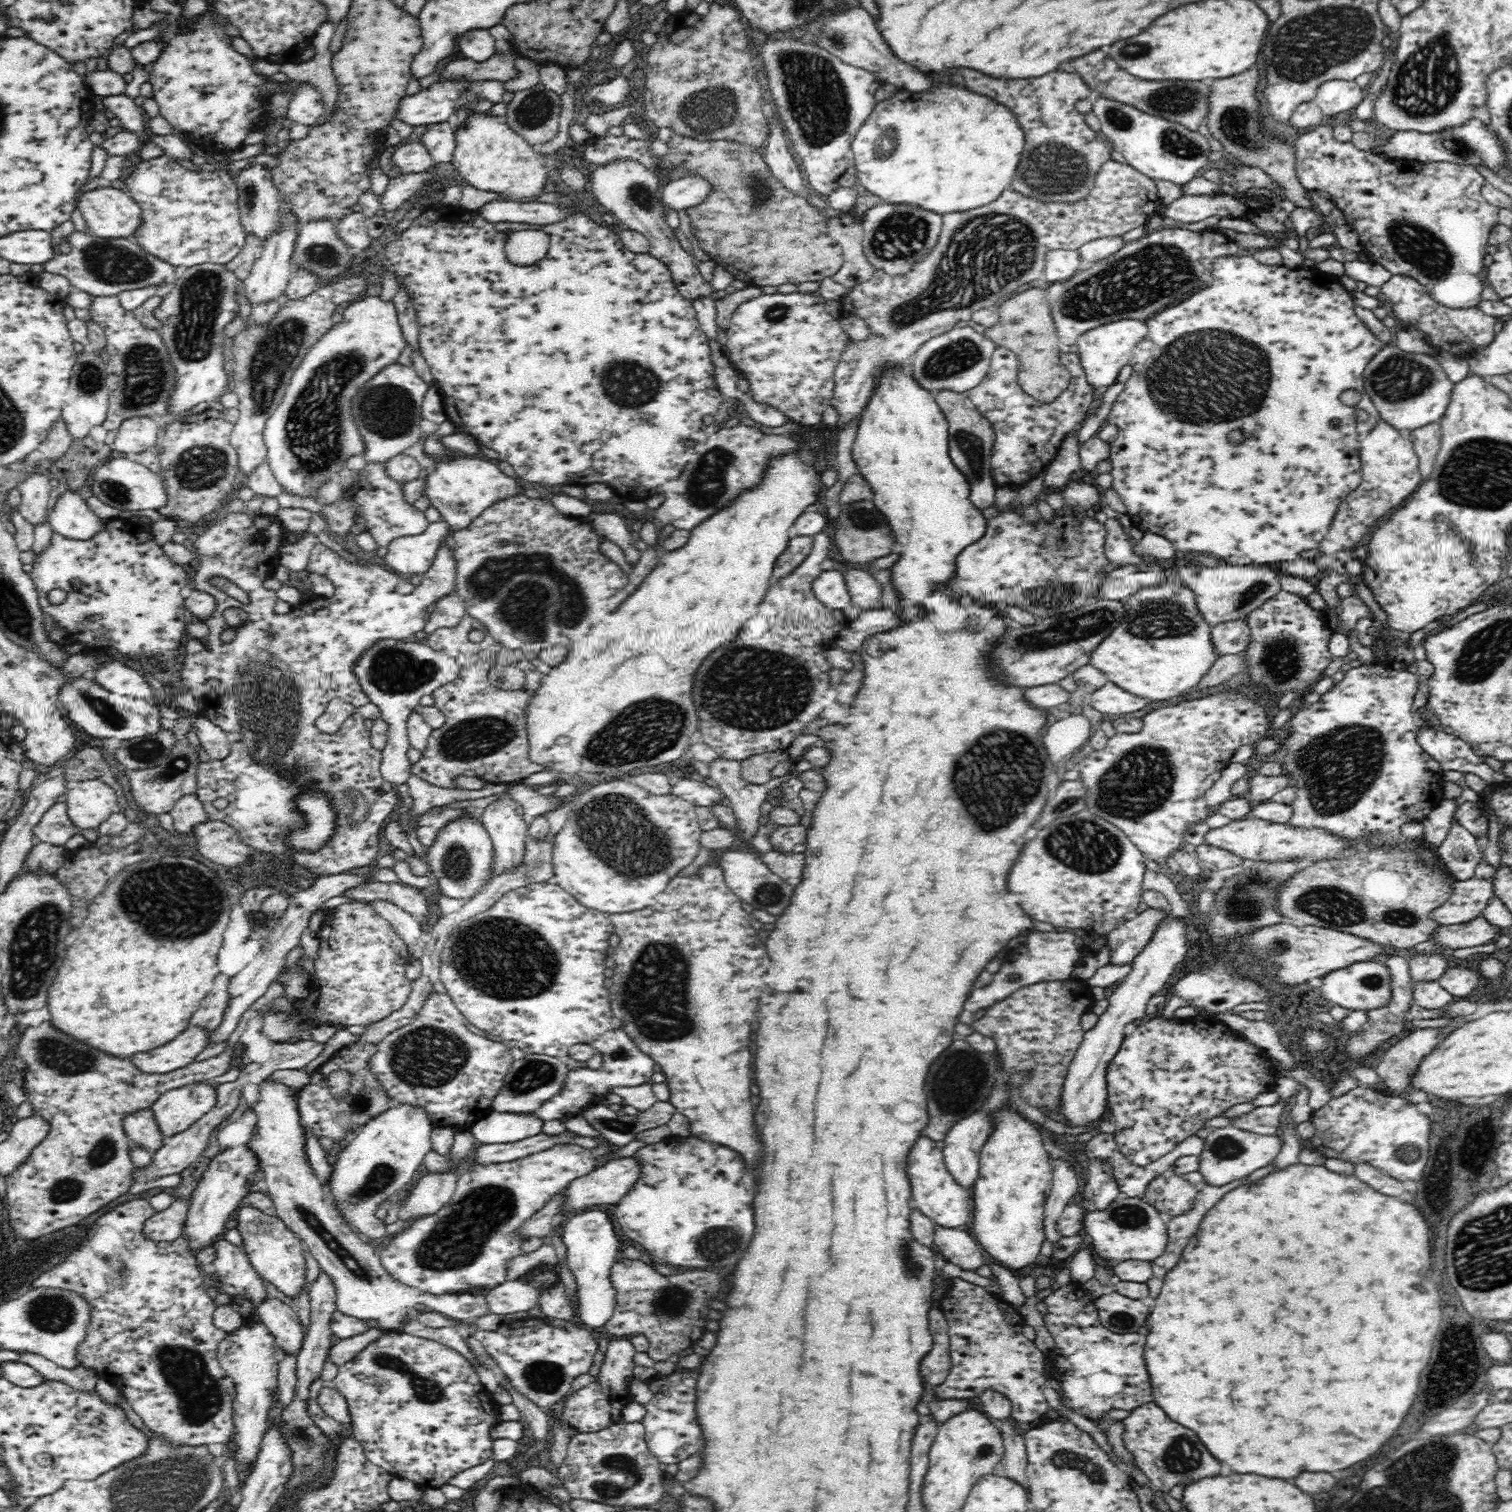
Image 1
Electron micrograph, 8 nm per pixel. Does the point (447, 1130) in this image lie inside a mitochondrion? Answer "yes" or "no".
no

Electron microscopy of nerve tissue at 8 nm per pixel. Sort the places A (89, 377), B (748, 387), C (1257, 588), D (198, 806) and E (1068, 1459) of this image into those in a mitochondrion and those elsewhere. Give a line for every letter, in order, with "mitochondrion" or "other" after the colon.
A: mitochondrion
B: other
C: mitochondrion
D: other
E: mitochondrion

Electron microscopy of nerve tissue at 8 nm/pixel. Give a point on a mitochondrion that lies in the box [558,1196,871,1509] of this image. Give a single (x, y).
(618, 1474)

